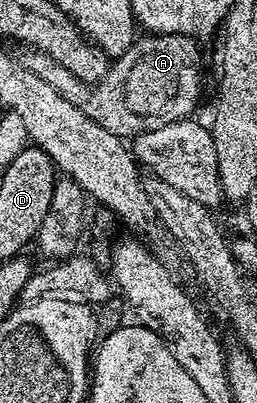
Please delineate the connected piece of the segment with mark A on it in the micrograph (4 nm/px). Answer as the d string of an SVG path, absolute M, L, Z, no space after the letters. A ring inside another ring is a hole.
M151 34L136 37L120 58L108 65L107 74L97 88L88 87L72 73L67 73L57 60L36 51L27 66L46 80L61 96L87 114L102 128L124 140L134 139L144 130L156 130L170 122L181 122L192 117L199 102L199 50L196 39L184 34ZM143 92L165 92L165 100L145 100Z

